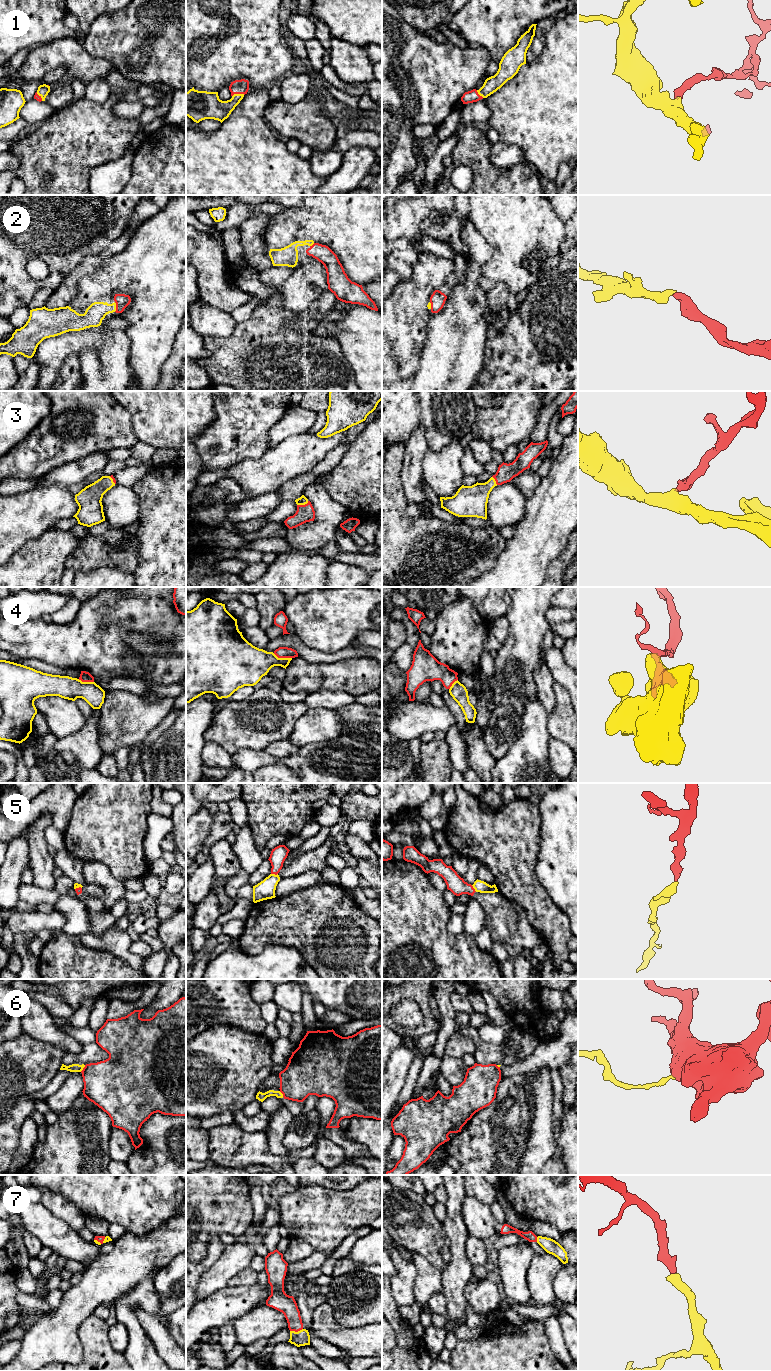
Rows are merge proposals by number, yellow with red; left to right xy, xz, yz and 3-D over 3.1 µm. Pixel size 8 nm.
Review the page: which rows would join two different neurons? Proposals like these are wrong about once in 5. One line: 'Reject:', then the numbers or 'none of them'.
Reject: 4, 5, 6

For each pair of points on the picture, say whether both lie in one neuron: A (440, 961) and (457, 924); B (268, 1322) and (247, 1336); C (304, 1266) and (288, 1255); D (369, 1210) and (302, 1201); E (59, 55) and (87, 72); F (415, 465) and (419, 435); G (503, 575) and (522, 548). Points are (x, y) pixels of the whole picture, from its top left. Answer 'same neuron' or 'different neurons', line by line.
A: different neurons
B: same neuron
C: different neurons
D: same neuron
E: same neuron
F: same neuron
G: same neuron

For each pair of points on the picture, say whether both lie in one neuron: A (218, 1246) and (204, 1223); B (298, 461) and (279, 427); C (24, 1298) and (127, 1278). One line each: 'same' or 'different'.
A: different
B: different
C: different

